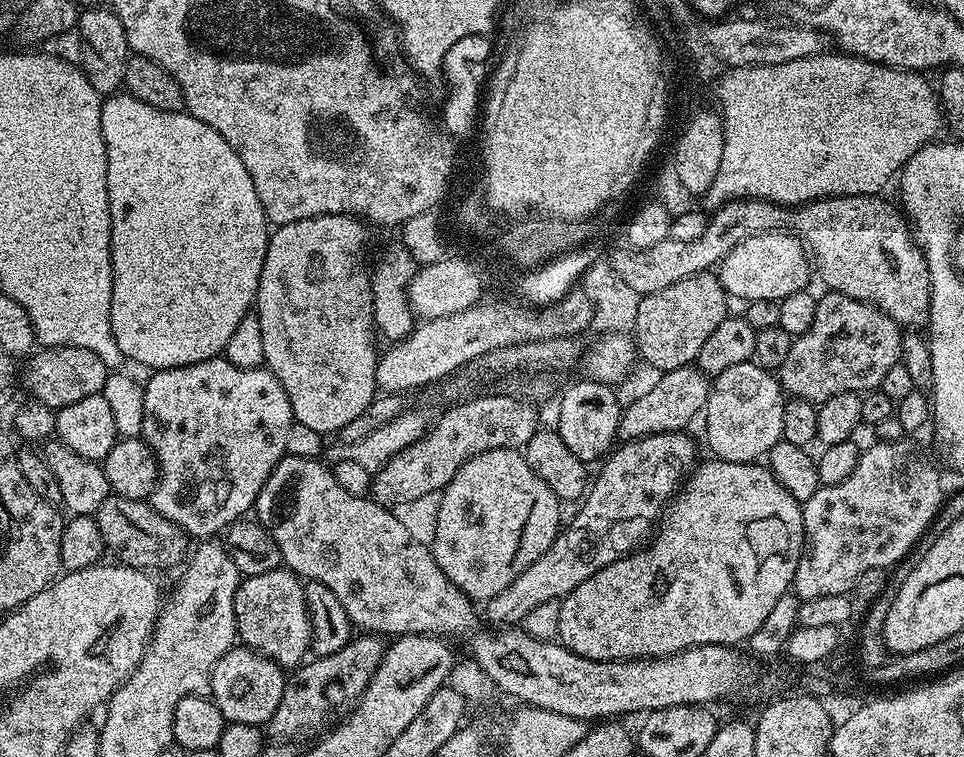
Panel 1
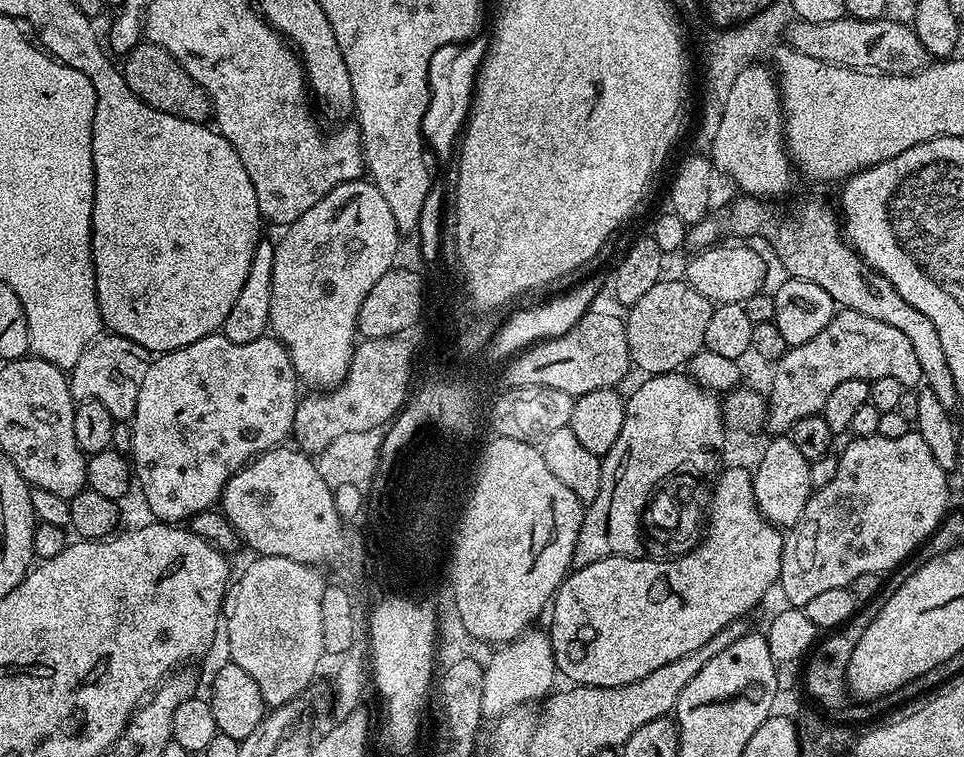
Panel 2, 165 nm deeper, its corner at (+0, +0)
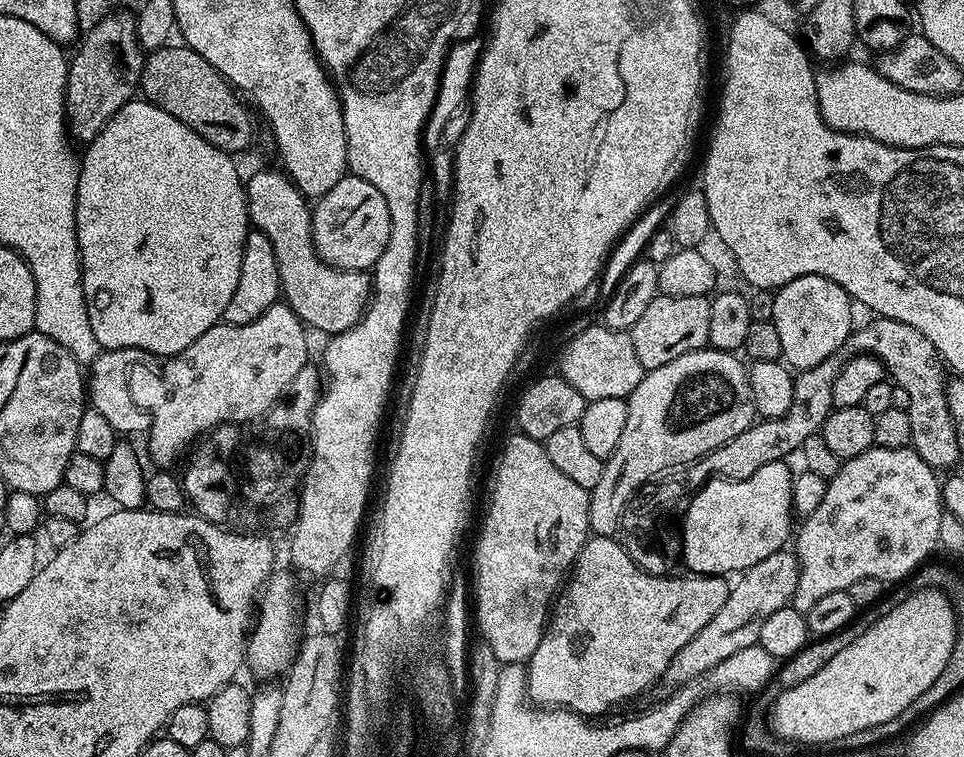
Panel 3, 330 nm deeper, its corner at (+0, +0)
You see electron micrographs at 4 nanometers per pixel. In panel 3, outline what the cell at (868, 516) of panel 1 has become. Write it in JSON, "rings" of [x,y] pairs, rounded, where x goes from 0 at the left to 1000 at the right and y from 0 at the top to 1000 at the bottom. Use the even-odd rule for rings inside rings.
{"rings":[[[906,589],[902,594],[898,594],[894,600],[890,600],[886,605],[874,609],[869,621],[869,626],[865,626],[865,631],[859,635],[857,642],[857,653],[853,658],[853,664],[849,667],[849,674],[844,674],[844,679],[833,683],[831,695],[824,708],[824,728],[826,740],[830,745],[830,757],[828,758],[828,774],[822,786],[821,802],[827,803],[829,808],[838,810],[840,801],[845,801],[856,785],[865,785],[866,782],[879,782],[882,774],[886,774],[886,769],[890,769],[890,764],[911,764],[918,769],[934,769],[942,764],[956,745],[964,738],[963,734],[967,728],[972,728],[974,720],[974,696],[976,686],[980,676],[977,664],[977,634],[972,620],[967,618],[961,610],[956,610],[956,605],[952,605],[952,600],[943,589],[941,592],[910,592]]]}

